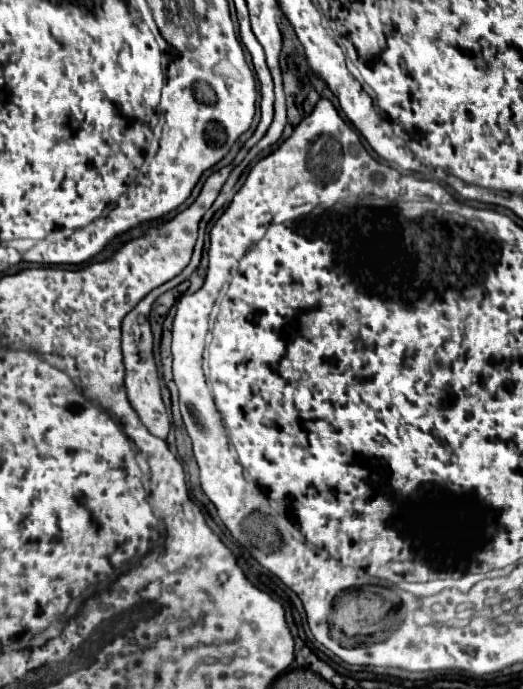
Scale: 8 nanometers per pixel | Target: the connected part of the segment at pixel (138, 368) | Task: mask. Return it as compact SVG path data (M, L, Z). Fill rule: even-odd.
M162 286L154 288L122 320L122 354L124 354L124 368L126 368L124 384L126 384L126 394L128 394L132 408L136 410L140 422L146 426L146 430L150 434L166 440L166 436L170 432L170 420L168 420L168 414L166 414L166 408L162 402L162 394L160 394L158 372L156 372L156 362L154 362L154 354L152 354L152 330L150 330L150 322L148 322L150 306L162 292L164 292Z

